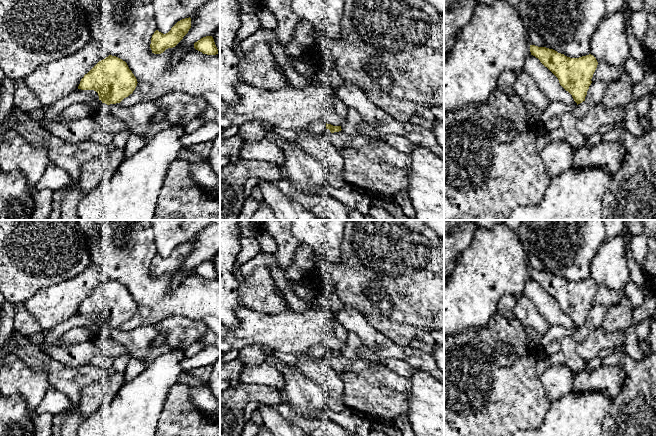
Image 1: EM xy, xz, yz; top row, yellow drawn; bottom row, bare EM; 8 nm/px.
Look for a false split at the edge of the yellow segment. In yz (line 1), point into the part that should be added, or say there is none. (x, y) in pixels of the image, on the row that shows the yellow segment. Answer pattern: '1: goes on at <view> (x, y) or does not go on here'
1: does not go on here

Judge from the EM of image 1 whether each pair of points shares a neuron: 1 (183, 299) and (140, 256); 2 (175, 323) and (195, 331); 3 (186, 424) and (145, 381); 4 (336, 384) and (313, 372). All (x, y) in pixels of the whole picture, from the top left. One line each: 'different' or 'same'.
1: same
2: same
3: different
4: same

